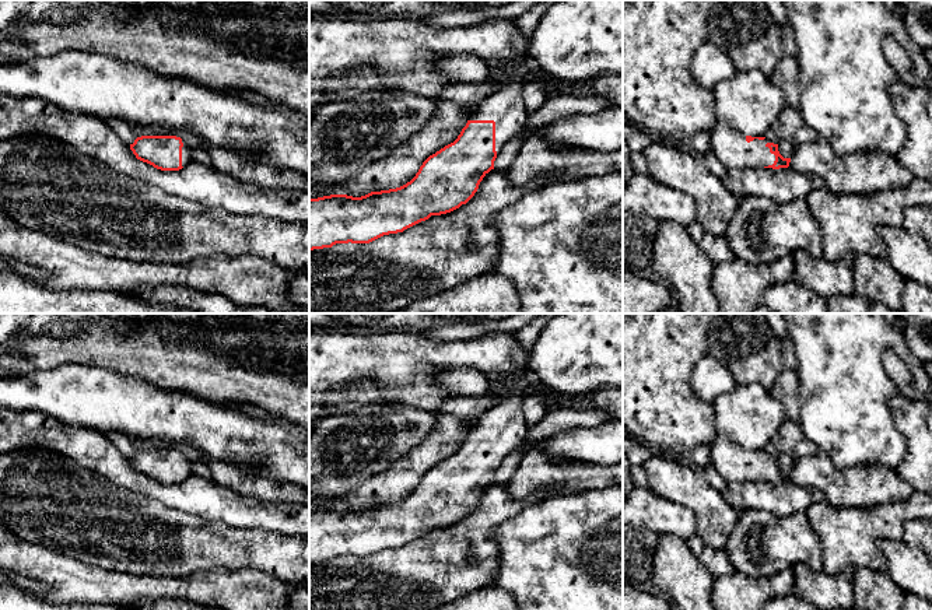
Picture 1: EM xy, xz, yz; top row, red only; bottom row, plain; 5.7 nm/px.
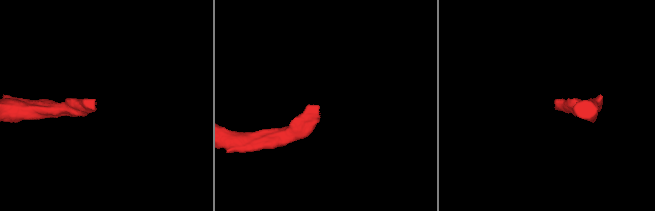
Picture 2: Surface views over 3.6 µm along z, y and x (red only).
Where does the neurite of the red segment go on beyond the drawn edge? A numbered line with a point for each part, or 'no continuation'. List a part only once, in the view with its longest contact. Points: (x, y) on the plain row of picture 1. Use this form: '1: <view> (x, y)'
1: xz (505, 420)

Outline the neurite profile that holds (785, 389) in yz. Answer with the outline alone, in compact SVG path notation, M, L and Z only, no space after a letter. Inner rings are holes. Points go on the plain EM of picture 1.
M784 368L774 382L771 395L782 404L786 418L799 420L799 376L795 369Z

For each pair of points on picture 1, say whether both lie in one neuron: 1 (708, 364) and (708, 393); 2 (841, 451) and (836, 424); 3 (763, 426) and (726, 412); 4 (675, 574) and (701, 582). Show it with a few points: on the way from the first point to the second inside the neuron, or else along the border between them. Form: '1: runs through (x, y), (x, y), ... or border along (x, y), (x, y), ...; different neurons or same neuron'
1: runs through (708, 371), (708, 386); same neuron
2: runs through (841, 444), (841, 431); same neuron
3: runs through (754, 417), (735, 412); same neuron
4: runs through (682, 575), (689, 582), (694, 582); same neuron

